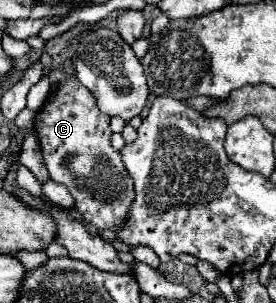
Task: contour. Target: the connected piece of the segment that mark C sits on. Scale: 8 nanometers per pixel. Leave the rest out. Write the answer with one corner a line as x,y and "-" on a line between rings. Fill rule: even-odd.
70,61
62,67
72,73
72,79
60,83
44,109
38,111
36,133
40,137
50,179
66,185
76,199
76,209
82,217
102,231
126,217
134,199
134,185
122,165
120,153
110,145
110,117
98,109
92,93
74,77

